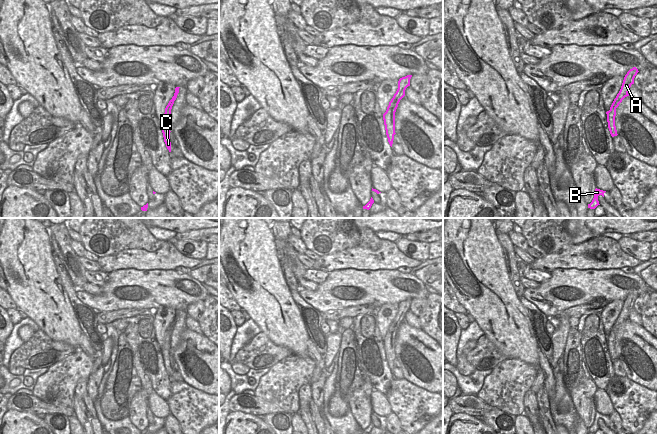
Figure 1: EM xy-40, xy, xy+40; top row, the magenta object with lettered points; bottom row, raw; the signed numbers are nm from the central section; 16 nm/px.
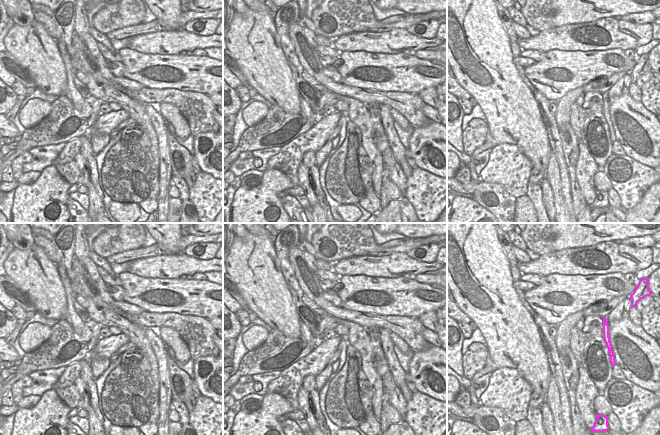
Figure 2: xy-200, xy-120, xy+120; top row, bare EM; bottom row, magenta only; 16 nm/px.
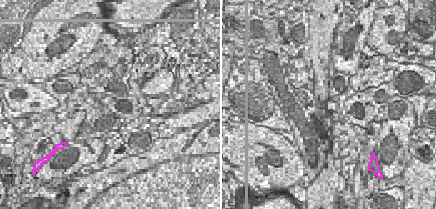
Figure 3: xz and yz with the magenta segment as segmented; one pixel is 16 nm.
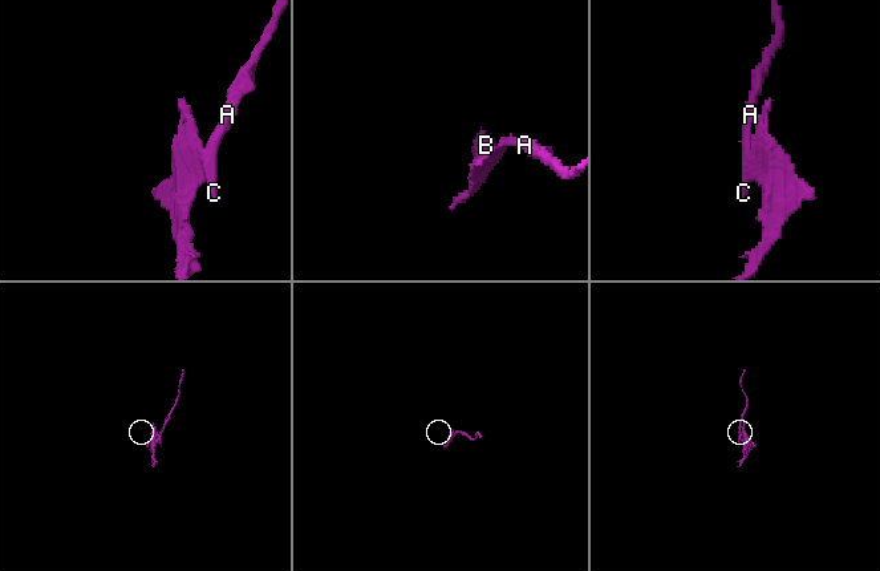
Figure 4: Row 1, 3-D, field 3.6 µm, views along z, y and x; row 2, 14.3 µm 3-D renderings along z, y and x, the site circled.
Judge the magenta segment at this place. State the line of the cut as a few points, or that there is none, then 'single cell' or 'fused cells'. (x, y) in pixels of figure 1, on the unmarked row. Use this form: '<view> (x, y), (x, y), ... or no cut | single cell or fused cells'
xy+40 (609, 335), (607, 343) | fused cells

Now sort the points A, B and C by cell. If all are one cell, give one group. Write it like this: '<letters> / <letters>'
A C / B

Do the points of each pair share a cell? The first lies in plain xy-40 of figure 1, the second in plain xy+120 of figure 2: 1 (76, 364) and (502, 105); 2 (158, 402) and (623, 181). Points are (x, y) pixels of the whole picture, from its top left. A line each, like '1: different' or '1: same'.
1: different
2: different

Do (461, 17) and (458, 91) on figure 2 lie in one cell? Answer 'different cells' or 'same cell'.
different cells

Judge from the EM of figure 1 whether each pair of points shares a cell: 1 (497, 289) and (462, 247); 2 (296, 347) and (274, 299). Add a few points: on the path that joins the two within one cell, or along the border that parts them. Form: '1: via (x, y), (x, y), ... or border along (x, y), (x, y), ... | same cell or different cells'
1: via (487, 279), (474, 266), (469, 257) | same cell
2: via (293, 335), (283, 325), (275, 311) | same cell

